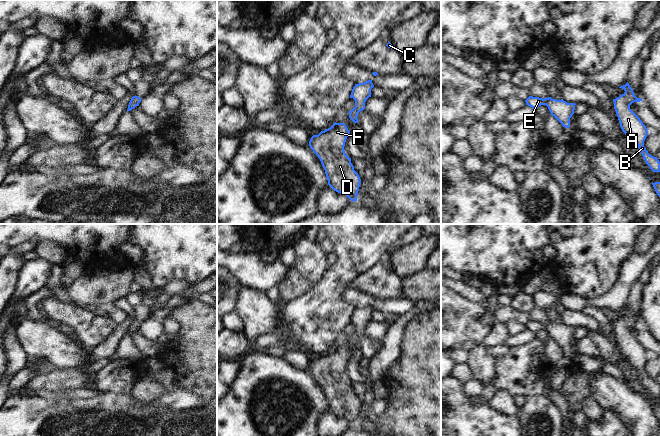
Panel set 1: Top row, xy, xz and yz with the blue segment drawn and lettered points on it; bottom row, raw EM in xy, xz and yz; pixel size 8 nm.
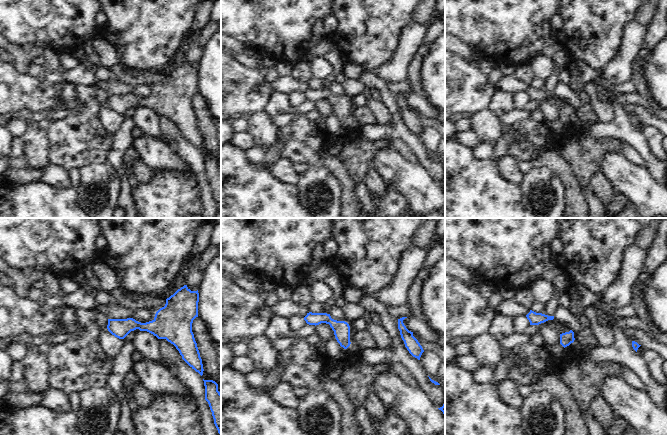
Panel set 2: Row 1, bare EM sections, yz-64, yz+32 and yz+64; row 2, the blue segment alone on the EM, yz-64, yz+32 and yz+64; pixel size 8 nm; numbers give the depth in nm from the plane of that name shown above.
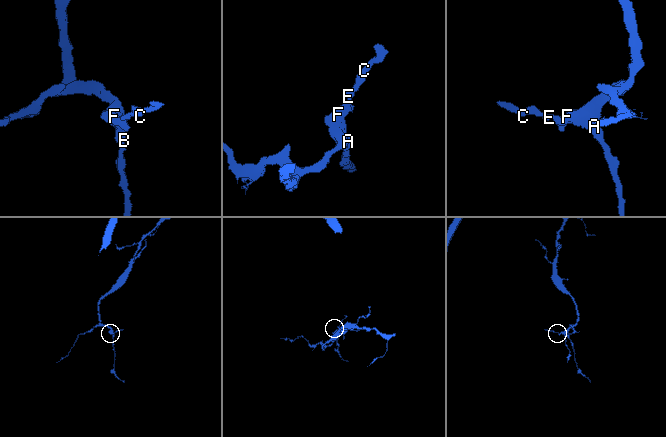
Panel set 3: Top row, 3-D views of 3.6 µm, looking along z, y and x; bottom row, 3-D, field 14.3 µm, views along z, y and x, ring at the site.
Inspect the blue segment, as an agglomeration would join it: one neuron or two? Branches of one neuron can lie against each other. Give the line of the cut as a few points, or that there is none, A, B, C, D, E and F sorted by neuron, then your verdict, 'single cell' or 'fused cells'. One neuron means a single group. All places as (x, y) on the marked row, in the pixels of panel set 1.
no cut; A B C D E F; single cell

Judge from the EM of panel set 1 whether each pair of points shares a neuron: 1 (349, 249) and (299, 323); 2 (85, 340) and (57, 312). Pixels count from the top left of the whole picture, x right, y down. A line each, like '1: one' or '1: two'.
1: one
2: one

